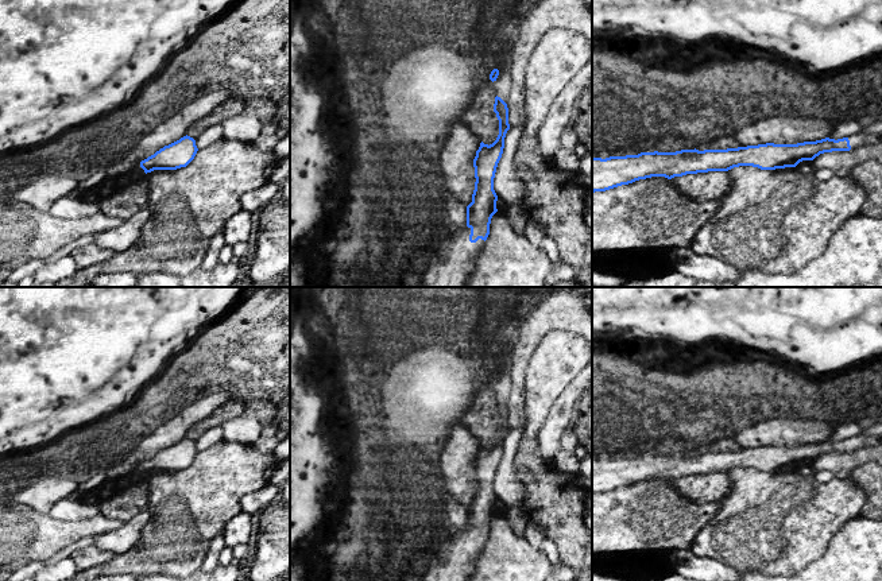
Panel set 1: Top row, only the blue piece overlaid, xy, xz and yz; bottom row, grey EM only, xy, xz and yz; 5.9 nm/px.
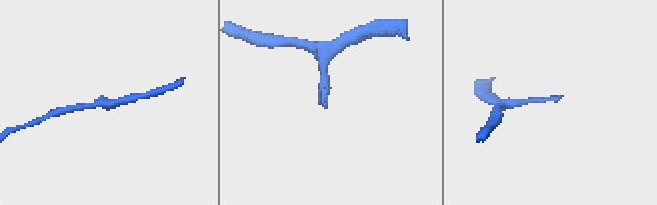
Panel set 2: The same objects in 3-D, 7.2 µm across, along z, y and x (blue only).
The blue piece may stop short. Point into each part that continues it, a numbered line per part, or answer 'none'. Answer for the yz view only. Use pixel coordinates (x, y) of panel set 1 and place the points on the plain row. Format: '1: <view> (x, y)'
1: yz (862, 440)

